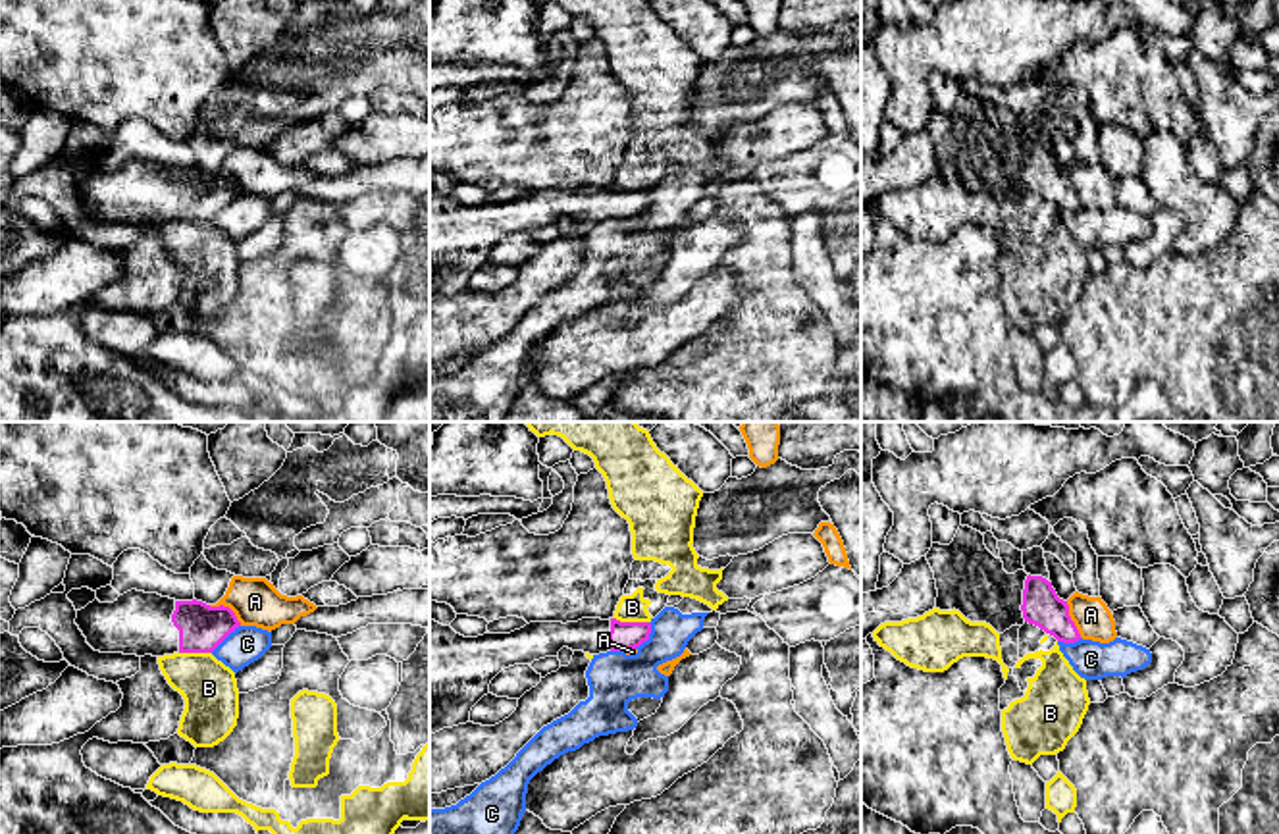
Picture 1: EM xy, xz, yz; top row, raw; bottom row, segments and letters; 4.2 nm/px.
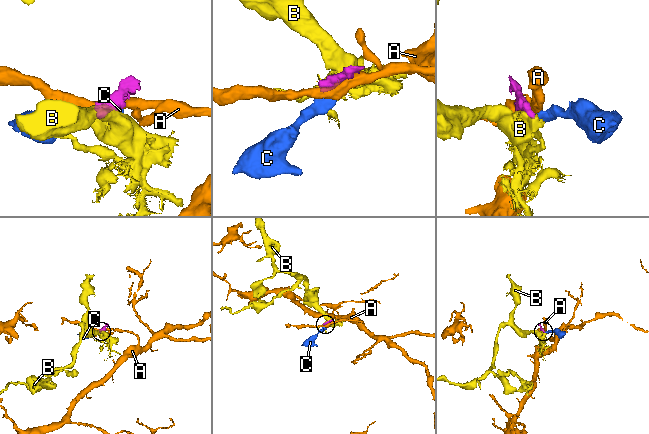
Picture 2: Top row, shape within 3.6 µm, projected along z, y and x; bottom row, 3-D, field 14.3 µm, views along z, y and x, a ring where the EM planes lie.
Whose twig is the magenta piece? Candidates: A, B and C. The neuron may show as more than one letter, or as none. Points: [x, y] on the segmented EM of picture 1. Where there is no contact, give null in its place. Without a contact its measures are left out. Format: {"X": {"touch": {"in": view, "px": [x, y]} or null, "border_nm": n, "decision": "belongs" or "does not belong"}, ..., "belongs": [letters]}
{"A": {"touch": {"in": "xy", "px": [228, 607]}, "border_nm": 170, "decision": "does not belong"}, "B": {"touch": {"in": "xz", "px": [630, 623]}, "border_nm": 150, "decision": "does not belong"}, "C": {"touch": {"in": "xy", "px": [224, 638]}, "border_nm": 170, "decision": "does not belong"}, "belongs": []}

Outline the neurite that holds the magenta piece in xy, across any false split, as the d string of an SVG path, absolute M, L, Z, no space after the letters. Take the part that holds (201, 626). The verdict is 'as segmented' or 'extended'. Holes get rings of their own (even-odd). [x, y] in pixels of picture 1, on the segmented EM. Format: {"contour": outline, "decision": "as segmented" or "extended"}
{"contour": "M131 589L114 603L94 599L75 624L100 653L152 655L212 653L241 622L229 607L175 601Z", "decision": "extended"}

